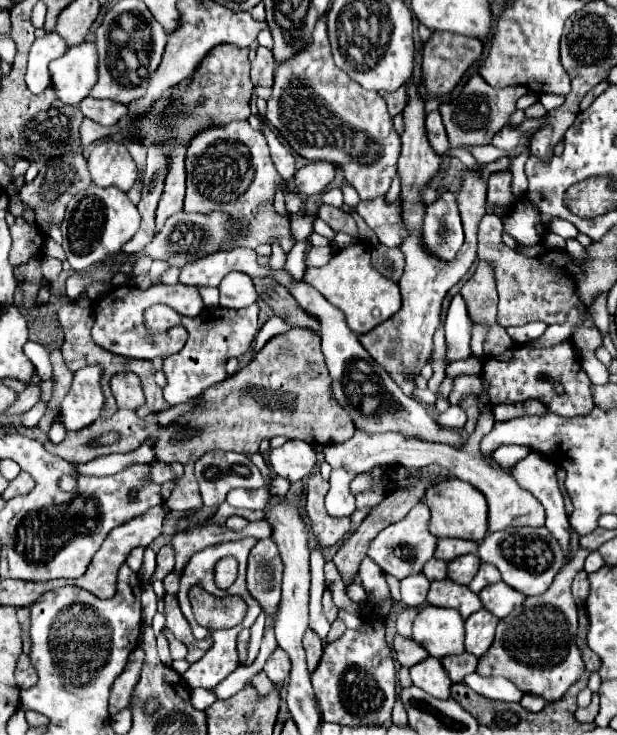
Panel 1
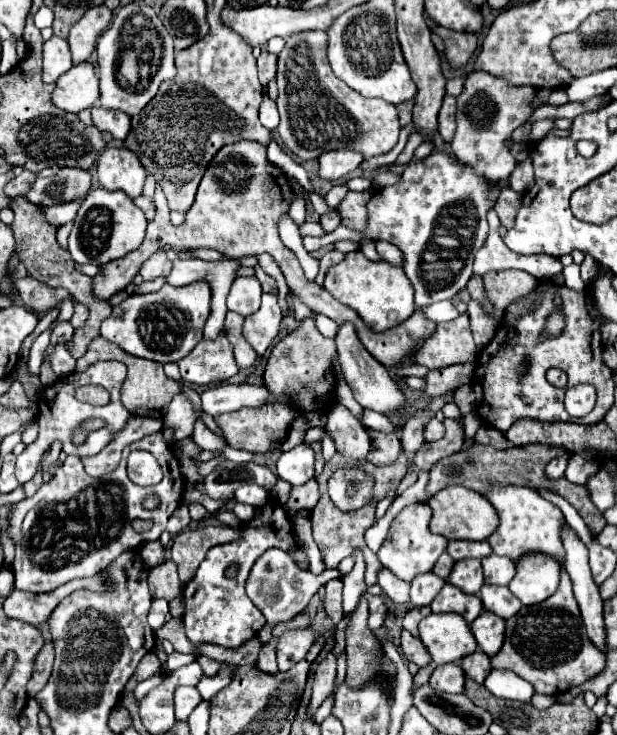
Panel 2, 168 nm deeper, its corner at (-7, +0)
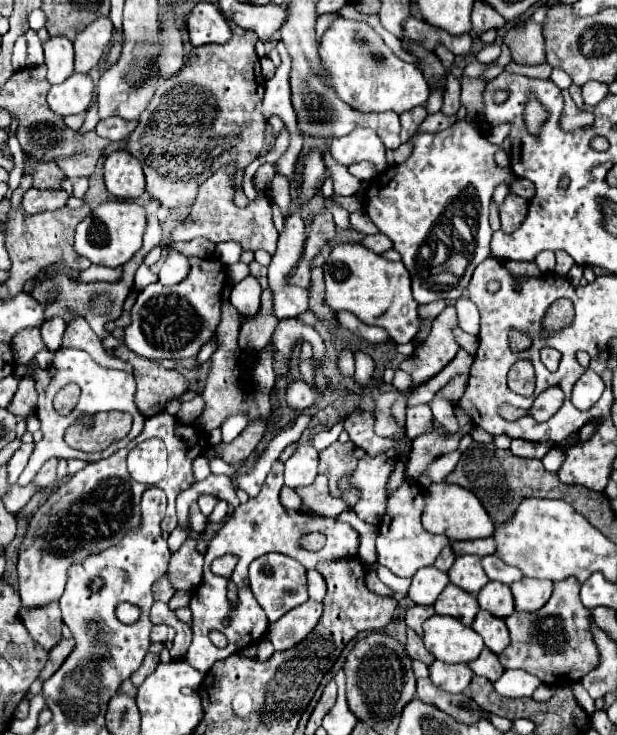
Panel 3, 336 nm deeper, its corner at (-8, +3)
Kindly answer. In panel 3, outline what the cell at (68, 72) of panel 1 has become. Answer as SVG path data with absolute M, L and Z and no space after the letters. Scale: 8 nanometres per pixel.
M72 74L64 84L56 84L48 92L48 106L62 116L86 112L94 98L94 84L88 74Z

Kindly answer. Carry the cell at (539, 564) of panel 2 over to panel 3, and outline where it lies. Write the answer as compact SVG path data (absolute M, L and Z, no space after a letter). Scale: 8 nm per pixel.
M522 578L510 586L514 596L514 610L516 612L538 612L552 594L550 580L536 580L536 578Z

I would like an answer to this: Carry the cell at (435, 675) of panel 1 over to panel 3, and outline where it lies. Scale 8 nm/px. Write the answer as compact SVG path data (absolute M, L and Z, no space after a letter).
M434 662L430 666L430 680L442 688L444 692L450 692L450 694L460 694L468 688L470 680L472 680L474 672L470 670L468 664L462 664L462 666L450 666L446 662Z

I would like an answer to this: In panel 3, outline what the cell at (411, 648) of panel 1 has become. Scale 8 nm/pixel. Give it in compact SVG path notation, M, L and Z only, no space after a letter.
M408 630L408 642L406 642L406 654L412 658L412 660L420 660L424 662L426 666L430 666L436 658L424 648L424 642L422 638L414 632L414 630Z

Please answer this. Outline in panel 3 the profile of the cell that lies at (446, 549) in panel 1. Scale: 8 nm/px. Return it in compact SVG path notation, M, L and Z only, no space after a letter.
M484 538L484 540L468 540L468 542L452 542L450 544L456 556L464 554L476 554L476 556L488 556L496 552L496 542L494 538Z

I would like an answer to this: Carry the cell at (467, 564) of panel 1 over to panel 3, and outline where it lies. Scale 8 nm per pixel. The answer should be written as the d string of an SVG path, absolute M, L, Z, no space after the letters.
M458 556L448 576L452 584L470 594L478 594L478 590L488 582L488 576L482 570L478 556Z

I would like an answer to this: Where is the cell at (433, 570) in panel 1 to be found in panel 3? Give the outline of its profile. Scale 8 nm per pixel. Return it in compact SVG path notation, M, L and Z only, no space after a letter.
M446 546L442 552L440 552L440 556L436 558L436 562L434 562L434 566L438 568L438 570L442 570L442 572L448 572L450 570L450 566L454 564L454 552L452 552L452 548L450 546Z

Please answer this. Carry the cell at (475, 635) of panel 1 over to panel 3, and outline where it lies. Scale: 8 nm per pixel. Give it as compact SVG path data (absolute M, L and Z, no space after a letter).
M480 610L480 612L476 614L476 620L474 620L472 628L482 636L486 648L492 650L494 654L500 654L500 652L508 646L508 642L510 642L510 638L508 638L508 628L506 628L504 620L492 616L492 614L486 612L486 610Z

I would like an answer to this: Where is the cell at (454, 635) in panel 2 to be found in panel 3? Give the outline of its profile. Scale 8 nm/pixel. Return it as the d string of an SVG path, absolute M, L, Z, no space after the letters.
M438 614L424 622L424 644L436 660L448 664L472 662L484 648L482 638L472 628L464 626L456 618Z

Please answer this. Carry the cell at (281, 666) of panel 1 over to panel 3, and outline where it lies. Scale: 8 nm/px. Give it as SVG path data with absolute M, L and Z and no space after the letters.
M308 598L304 604L296 606L280 620L270 624L268 640L274 644L276 650L288 650L290 646L302 642L306 634L310 634L310 630L318 624L320 616L322 616L322 602Z

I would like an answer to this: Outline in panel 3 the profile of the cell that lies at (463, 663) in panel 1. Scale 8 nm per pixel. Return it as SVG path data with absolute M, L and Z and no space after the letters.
M486 648L482 650L482 654L480 654L478 660L470 662L470 668L474 670L476 676L484 676L490 682L496 682L502 676L502 672L504 672L502 664L498 662L498 656L490 654L490 650L486 650Z

